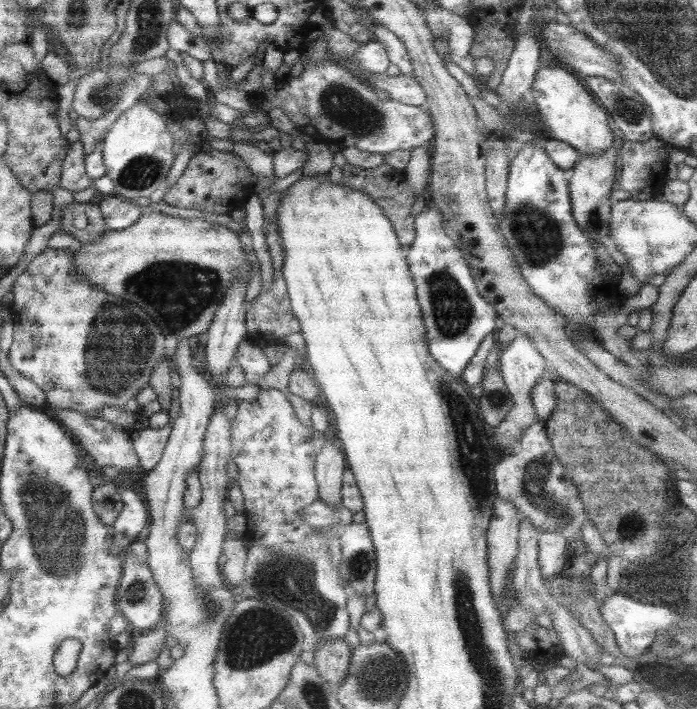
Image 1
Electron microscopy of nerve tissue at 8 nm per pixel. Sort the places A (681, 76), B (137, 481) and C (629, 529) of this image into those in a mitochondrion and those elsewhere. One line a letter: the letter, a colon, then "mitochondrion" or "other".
A: mitochondrion
B: other
C: mitochondrion

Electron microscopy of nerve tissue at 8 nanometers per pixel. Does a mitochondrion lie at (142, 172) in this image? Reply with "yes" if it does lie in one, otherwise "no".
yes

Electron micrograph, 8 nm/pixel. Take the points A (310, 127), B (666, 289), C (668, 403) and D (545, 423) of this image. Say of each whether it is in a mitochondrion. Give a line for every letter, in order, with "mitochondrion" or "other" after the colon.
A: mitochondrion
B: other
C: other
D: other

